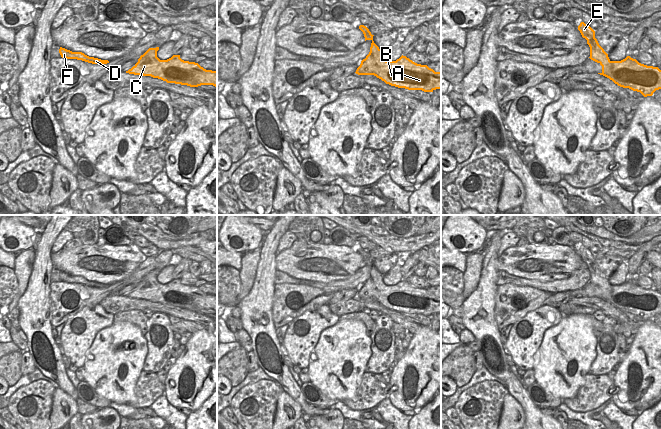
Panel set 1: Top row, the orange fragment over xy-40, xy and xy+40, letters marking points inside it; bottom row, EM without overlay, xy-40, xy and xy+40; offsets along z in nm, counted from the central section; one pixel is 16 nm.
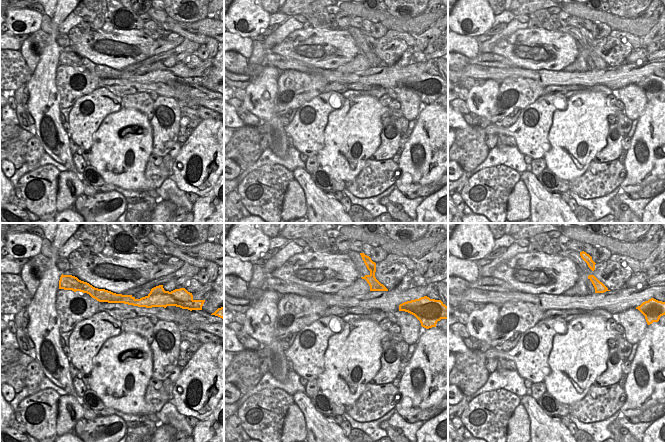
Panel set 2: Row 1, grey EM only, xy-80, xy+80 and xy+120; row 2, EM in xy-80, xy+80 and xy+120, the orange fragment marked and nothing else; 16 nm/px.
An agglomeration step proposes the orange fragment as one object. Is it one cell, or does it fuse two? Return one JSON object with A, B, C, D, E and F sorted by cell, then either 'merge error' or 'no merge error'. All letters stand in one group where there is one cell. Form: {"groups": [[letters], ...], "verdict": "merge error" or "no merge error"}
{"groups": [["A", "B", "C", "D", "F"], ["E"]], "verdict": "merge error"}

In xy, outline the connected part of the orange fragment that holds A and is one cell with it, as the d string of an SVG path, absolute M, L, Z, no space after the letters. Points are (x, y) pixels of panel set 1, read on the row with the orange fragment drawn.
M403 55L396 61L382 58L380 62L368 56L361 61L355 73L374 75L386 84L408 90L433 92L441 89L441 72L435 72L427 65L417 64Z

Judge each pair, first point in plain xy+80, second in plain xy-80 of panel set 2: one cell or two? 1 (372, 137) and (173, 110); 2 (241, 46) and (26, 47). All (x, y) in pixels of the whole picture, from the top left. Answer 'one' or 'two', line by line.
1: two
2: two

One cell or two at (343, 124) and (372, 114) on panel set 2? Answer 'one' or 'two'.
one

